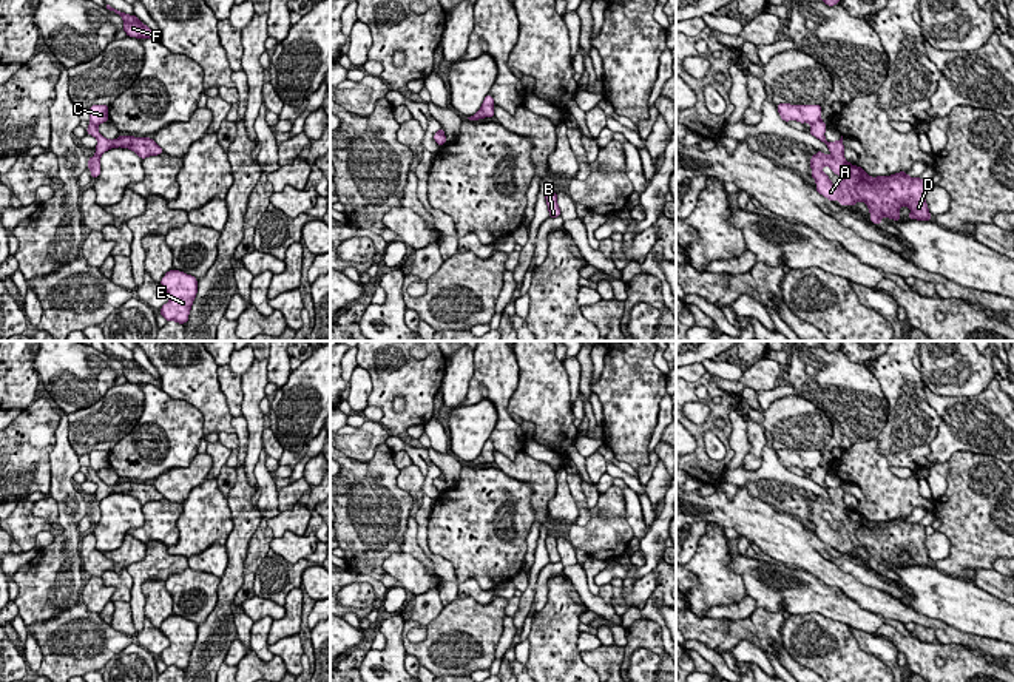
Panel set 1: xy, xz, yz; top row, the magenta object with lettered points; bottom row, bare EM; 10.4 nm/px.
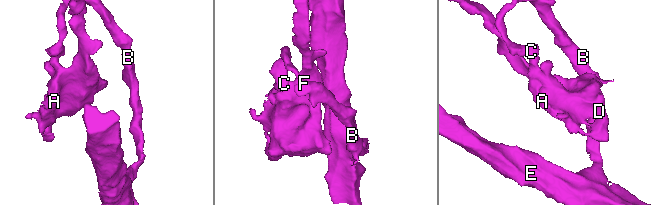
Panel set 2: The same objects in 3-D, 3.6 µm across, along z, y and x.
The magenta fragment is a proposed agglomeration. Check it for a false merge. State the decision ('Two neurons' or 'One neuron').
Two neurons

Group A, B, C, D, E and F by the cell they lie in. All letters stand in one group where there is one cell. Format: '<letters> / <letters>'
A D / B C E F

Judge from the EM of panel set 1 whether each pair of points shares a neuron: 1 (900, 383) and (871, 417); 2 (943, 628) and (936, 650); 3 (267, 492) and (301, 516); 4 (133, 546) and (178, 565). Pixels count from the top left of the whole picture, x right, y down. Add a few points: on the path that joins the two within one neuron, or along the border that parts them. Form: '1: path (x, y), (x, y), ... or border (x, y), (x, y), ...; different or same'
1: border (872, 374), (888, 401), (888, 420), (880, 434); different
2: border (937, 641), (960, 645); different
3: border (280, 513), (267, 520), (267, 526), (275, 536); different
4: border (147, 545), (145, 554), (127, 568); different

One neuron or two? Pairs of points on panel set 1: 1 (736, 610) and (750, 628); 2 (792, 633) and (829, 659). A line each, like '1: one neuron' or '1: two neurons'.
1: two neurons
2: one neuron

